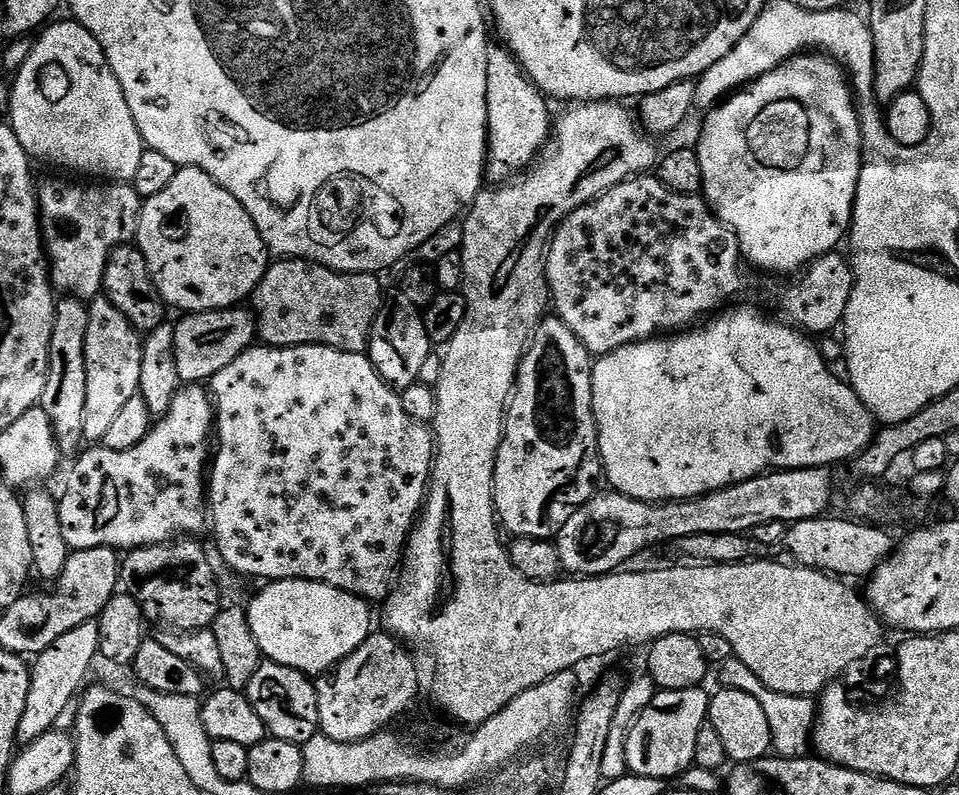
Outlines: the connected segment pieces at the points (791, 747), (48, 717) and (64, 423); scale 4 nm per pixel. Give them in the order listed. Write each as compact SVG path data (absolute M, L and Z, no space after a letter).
M734 655L724 664L719 665L718 672L720 672L721 680L719 683L723 687L746 690L746 694L754 694L754 698L758 698L758 703L766 713L766 719L770 721L770 734L775 755L786 758L809 755L812 729L816 726L818 711L817 701L813 697L778 694L778 690L770 690L770 686L763 684L758 678L758 674L754 674L754 670L750 670L750 666L746 666L746 662L742 662Z
M96 620L82 626L74 626L70 634L62 634L54 646L46 646L31 661L30 694L26 694L26 707L22 709L22 722L18 722L17 745L23 746L42 738L42 734L53 731L64 716L68 707L71 709L74 698L81 695L85 687L84 679L92 668L92 663L100 656L100 639Z
M65 295L56 301L54 334L50 338L50 358L46 374L46 390L38 407L50 418L61 453L76 454L85 443L82 425L86 415L86 330L88 329L88 304L74 296Z

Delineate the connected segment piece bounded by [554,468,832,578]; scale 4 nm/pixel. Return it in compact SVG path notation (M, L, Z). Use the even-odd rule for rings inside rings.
M785 468L769 470L763 476L743 480L741 484L731 484L728 488L719 488L717 492L707 492L694 500L675 502L649 502L635 500L615 490L597 491L562 526L554 543L558 550L561 569L576 578L606 576L623 569L627 560L632 560L647 544L664 544L667 540L684 540L687 536L736 536L739 532L751 534L765 522L797 524L800 520L809 520L825 515L832 504L832 476L828 468Z

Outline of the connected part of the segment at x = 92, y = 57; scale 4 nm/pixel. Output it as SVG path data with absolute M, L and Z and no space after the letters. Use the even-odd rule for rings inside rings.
M67 19L61 24L49 23L35 37L30 58L26 58L26 62L21 66L19 72L15 73L13 80L16 81L11 81L10 84L10 123L12 129L18 142L22 142L22 146L28 151L28 155L33 161L45 160L48 164L57 164L58 167L69 168L72 172L85 172L88 176L105 176L103 179L108 182L131 182L134 173L138 170L138 162L146 151L144 139L138 126L134 126L134 114L130 114L130 106L126 106L126 94L122 94L122 86L118 86L118 78L114 78L114 70L110 70L110 62L106 62L106 54L98 42L98 38L94 38L94 34L90 34L90 30L77 24L75 19Z

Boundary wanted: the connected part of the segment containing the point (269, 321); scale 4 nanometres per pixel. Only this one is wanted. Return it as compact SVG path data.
M277 259L269 263L250 297L259 339L270 348L321 344L343 352L367 353L372 323L382 303L380 279L370 272L335 272L315 260Z

